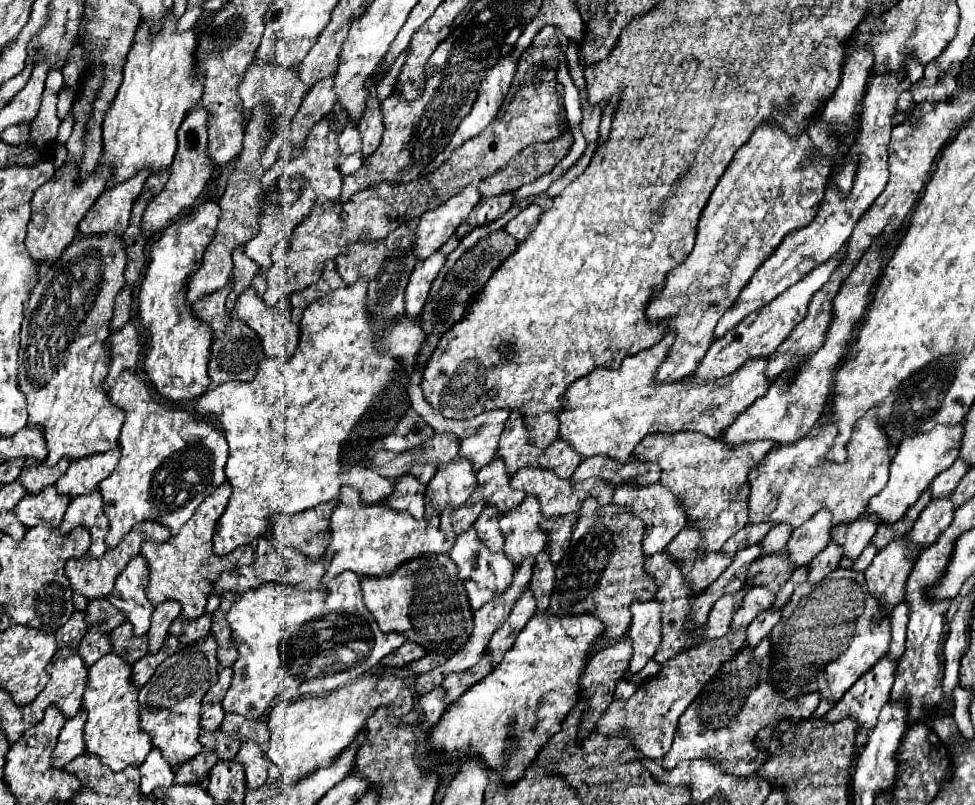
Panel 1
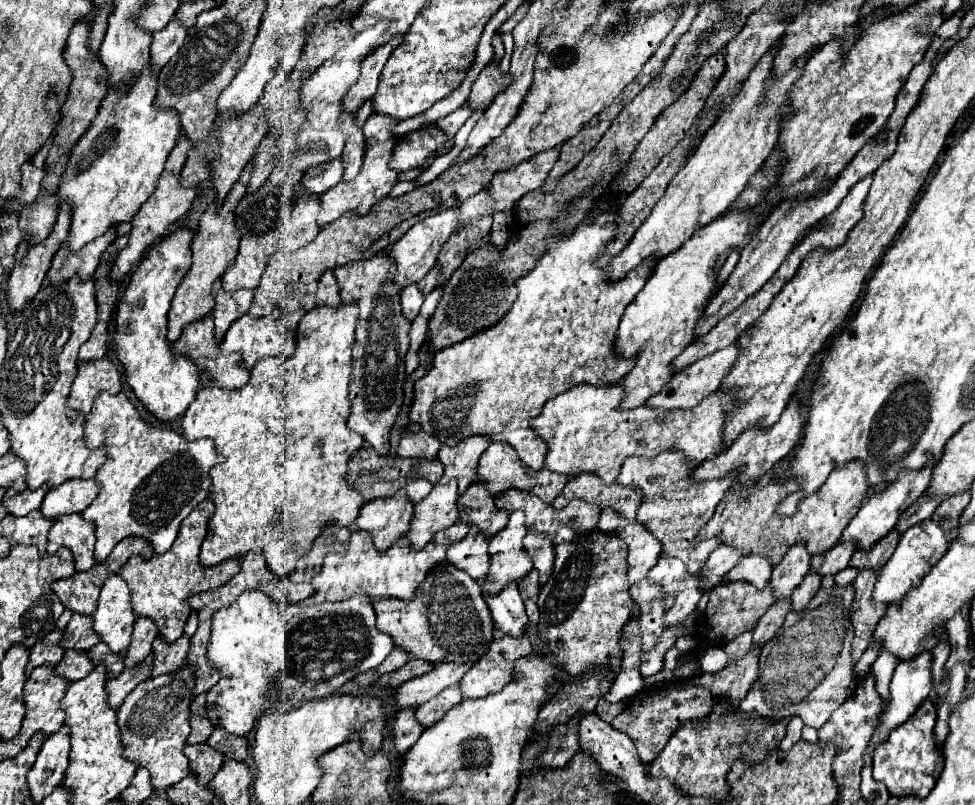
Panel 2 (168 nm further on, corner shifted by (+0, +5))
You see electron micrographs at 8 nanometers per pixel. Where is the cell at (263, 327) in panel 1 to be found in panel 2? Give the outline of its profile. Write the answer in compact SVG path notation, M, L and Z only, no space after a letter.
M274 306L270 316L262 316L262 318L254 318L250 314L240 316L226 332L224 340L222 340L222 352L240 352L244 356L244 362L248 368L252 368L260 358L266 356L278 356L278 366L287 358L294 354L296 348L296 330L290 330L282 324L280 320L280 308Z

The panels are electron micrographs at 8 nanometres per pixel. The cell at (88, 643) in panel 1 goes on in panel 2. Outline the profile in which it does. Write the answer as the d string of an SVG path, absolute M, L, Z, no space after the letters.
M72 648L72 650L66 650L64 658L60 660L60 664L56 668L58 668L60 676L66 676L70 682L76 682L80 678L86 678L92 672L94 662L90 660L86 650Z

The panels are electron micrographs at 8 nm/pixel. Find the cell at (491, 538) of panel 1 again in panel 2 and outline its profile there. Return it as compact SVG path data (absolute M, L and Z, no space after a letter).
M470 526L470 532L460 540L448 546L446 562L454 564L456 568L462 568L468 572L474 580L486 576L490 568L490 554L488 554L490 538L482 536L478 528Z

